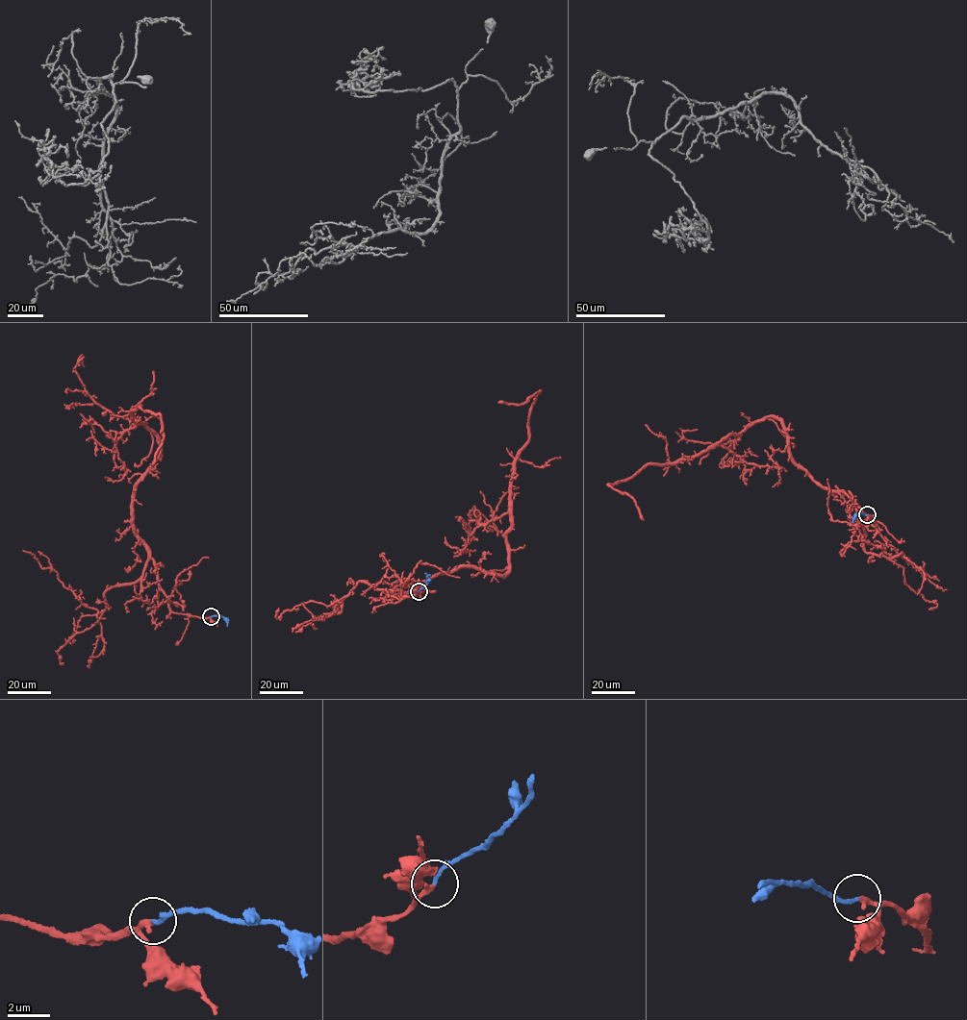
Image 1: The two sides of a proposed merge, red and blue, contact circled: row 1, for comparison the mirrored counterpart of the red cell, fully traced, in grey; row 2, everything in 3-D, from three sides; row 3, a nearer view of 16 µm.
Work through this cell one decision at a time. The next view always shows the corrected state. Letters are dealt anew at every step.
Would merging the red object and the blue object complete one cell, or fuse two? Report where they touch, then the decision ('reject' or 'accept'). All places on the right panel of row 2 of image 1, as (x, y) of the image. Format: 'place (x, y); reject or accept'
place (867, 514); accept

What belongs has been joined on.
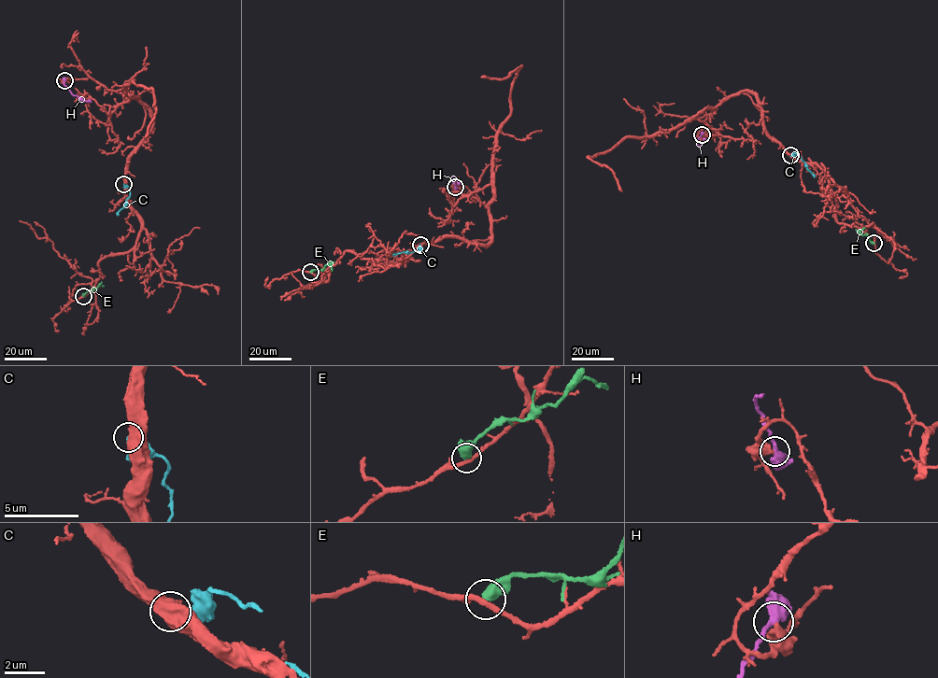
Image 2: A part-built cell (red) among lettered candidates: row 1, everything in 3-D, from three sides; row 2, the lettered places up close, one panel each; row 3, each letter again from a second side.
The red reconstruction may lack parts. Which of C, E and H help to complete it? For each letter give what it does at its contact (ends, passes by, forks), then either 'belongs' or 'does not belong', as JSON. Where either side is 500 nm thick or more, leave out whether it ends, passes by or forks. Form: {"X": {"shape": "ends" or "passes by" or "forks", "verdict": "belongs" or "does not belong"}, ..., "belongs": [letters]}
{"C": {"verdict": "does not belong"}, "E": {"shape": "passes by", "verdict": "does not belong"}, "H": {"shape": "passes by", "verdict": "does not belong"}, "belongs": []}

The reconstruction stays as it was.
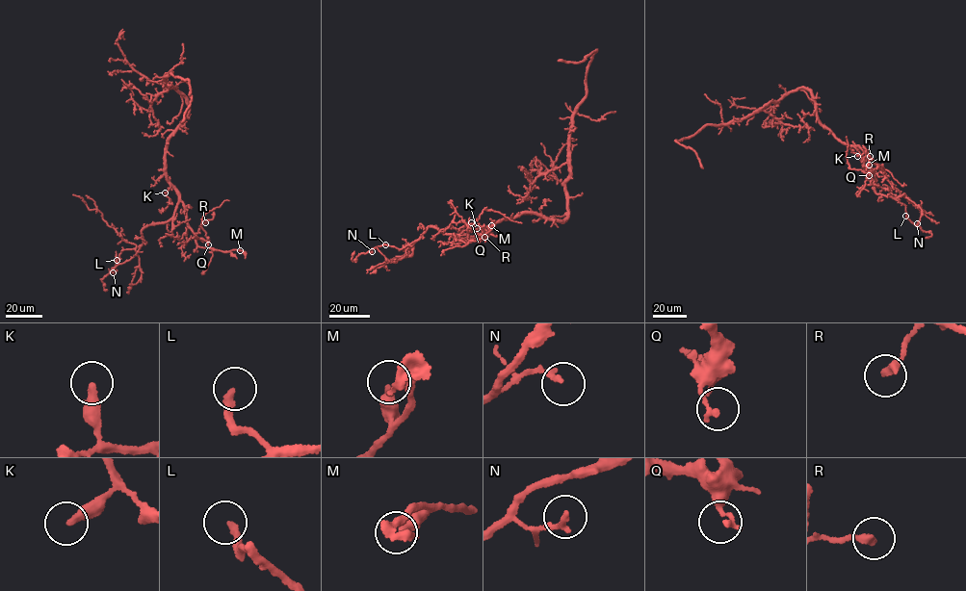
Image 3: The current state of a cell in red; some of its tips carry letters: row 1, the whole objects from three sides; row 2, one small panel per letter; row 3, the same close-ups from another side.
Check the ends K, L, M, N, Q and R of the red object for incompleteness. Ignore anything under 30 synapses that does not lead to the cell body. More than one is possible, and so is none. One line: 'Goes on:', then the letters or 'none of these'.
Goes on: K

